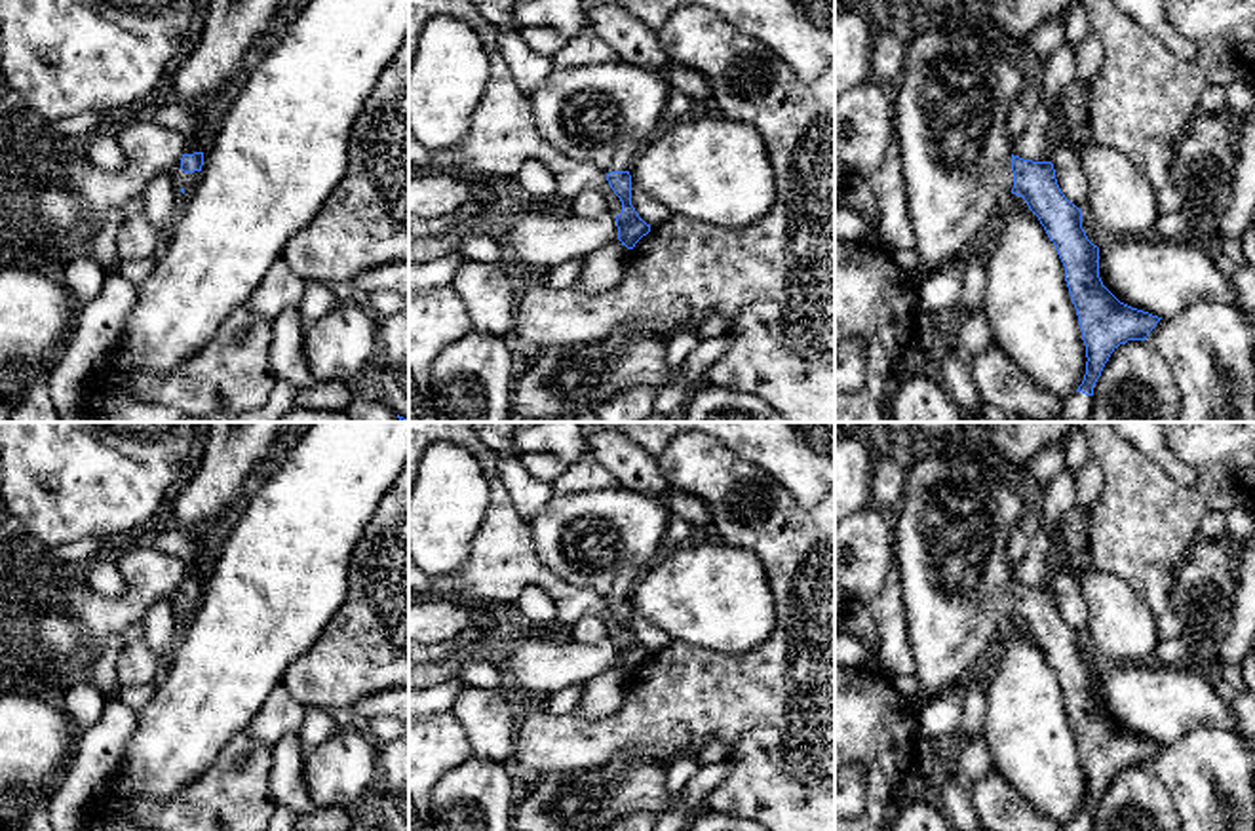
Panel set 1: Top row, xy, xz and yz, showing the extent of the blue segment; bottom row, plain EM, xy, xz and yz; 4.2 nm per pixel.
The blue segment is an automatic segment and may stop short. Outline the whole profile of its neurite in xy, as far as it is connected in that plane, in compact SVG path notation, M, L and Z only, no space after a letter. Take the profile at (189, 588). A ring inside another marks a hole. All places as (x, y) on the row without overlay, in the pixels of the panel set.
M188 567L188 572L181 588L175 589L173 595L169 597L173 610L184 620L198 609L202 591L203 578L192 567Z

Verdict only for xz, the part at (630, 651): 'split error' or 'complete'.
split error

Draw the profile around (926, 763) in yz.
M922 742L917 753L915 768L911 776L920 776L937 782L937 757L934 753L932 742Z

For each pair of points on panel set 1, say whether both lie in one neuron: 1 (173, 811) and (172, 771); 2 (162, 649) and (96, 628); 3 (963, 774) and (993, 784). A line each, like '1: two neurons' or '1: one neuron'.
1: two neurons
2: two neurons
3: two neurons

